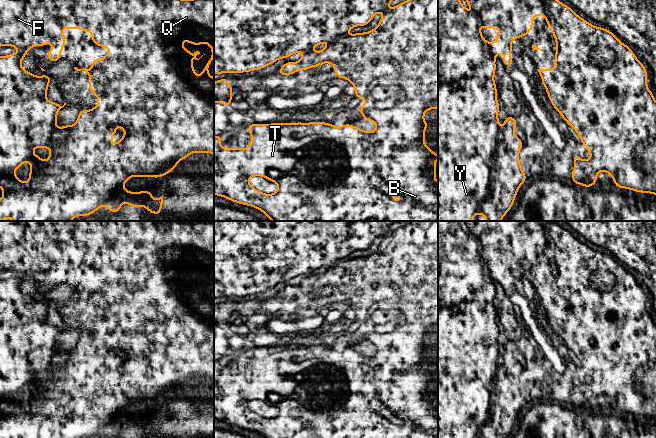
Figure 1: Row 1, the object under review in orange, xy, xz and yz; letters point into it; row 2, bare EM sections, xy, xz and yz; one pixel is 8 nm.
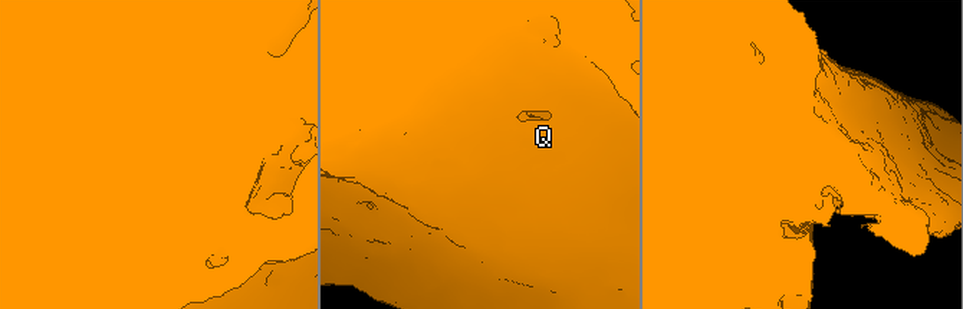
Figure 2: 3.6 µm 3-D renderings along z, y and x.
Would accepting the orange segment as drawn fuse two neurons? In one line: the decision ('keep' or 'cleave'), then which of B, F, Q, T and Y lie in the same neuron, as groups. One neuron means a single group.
keep; B F Q T Y

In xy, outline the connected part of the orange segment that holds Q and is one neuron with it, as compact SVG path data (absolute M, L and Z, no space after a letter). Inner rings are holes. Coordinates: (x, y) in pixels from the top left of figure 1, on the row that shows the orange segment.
M0 0L0 46L13 46L18 49L18 53L15 54L10 54L7 56L0 56L0 187L3 189L3 198L0 199L0 221L2 219L10 218L13 221L72 221L73 217L78 217L79 215L81 216L88 216L96 212L101 206L107 207L112 213L118 213L119 210L121 209L121 204L122 203L127 203L131 207L140 207L143 206L148 210L149 212L157 215L161 215L161 207L163 204L163 196L159 197L157 200L155 200L151 194L150 191L144 190L140 191L138 193L131 192L131 191L126 191L124 189L124 183L129 180L132 176L136 176L138 178L146 176L146 177L154 177L154 178L159 178L162 177L169 172L175 170L176 165L178 164L179 161L185 159L192 153L200 152L203 154L204 152L208 152L210 154L214 155L214 78L212 75L208 73L208 69L212 63L212 60L214 59L214 0ZM65 27L67 29L81 29L84 32L92 32L93 36L91 38L91 41L94 44L97 44L99 47L108 47L108 52L109 54L104 56L102 59L93 59L92 60L92 67L90 69L78 69L77 67L74 67L75 70L77 71L85 71L86 74L90 76L90 82L88 83L88 88L94 93L94 95L99 99L97 105L89 109L88 111L83 111L80 108L80 112L78 114L77 121L74 125L64 125L61 128L58 128L56 126L56 121L57 121L57 113L58 111L63 108L66 103L64 103L63 106L60 106L57 102L50 102L46 98L46 93L48 90L48 85L51 82L50 76L45 74L44 76L35 76L34 74L25 71L21 67L21 61L24 59L25 55L28 53L28 50L30 48L33 48L35 46L44 46L47 45L49 42L52 43L52 50L47 53L47 57L49 58L50 62L55 62L55 61L60 61L60 55L62 52L63 47L65 46L65 36L62 31L62 28ZM187 41L187 43L192 43L193 45L200 45L200 44L209 44L211 47L211 51L213 53L212 56L207 60L205 67L202 69L202 74L201 75L195 75L194 74L194 66L191 63L192 59L199 60L196 58L197 55L200 54L199 51L194 52L194 55L191 55L191 52L188 49L184 49L182 47L183 42ZM119 126L125 131L125 135L122 136L121 140L117 142L115 145L112 145L111 142L113 140L112 135L117 134L118 131L115 130L115 127ZM33 148L49 148L50 149L50 154L48 156L47 161L43 161L40 156L35 155L33 153ZM24 162L29 162L31 169L29 172L29 181L27 183L21 181L14 171L20 167Z

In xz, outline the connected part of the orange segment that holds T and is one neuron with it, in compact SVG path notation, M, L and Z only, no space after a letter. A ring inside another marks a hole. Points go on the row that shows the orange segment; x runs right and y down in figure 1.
M214 0L214 74L243 73L259 70L273 64L281 58L287 58L297 52L303 52L299 62L287 62L280 70L281 76L297 73L301 68L304 71L318 67L324 63L331 63L336 77L345 78L355 88L354 97L363 98L366 102L360 107L359 113L364 121L373 121L376 129L367 132L355 125L344 124L341 127L326 122L309 123L271 123L255 124L247 127L252 137L251 147L243 149L223 148L220 145L222 136L214 136L214 195L224 197L233 202L259 209L272 221L438 221L438 182L435 180L437 168L434 163L438 155L425 144L425 130L428 123L424 121L424 114L429 109L438 108L438 0L406 0L405 2L389 9L392 0ZM382 12L378 26L364 33L347 35L346 33L355 26L365 26L371 22L374 15ZM323 42L334 42L318 52L311 49ZM252 176L262 176L278 185L278 191L265 194L252 187L248 180Z

